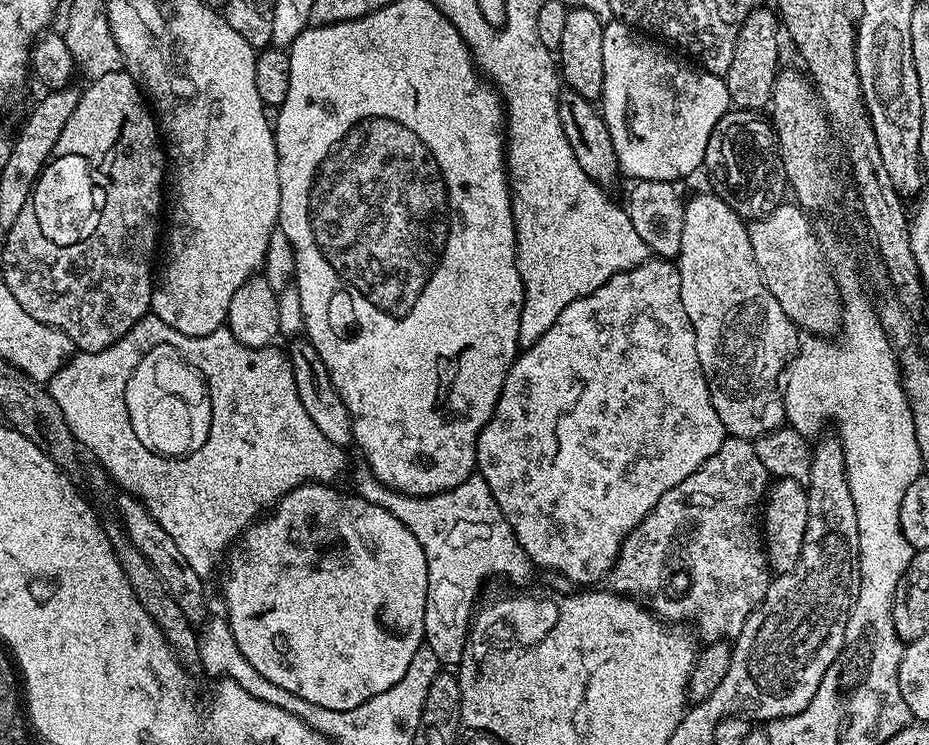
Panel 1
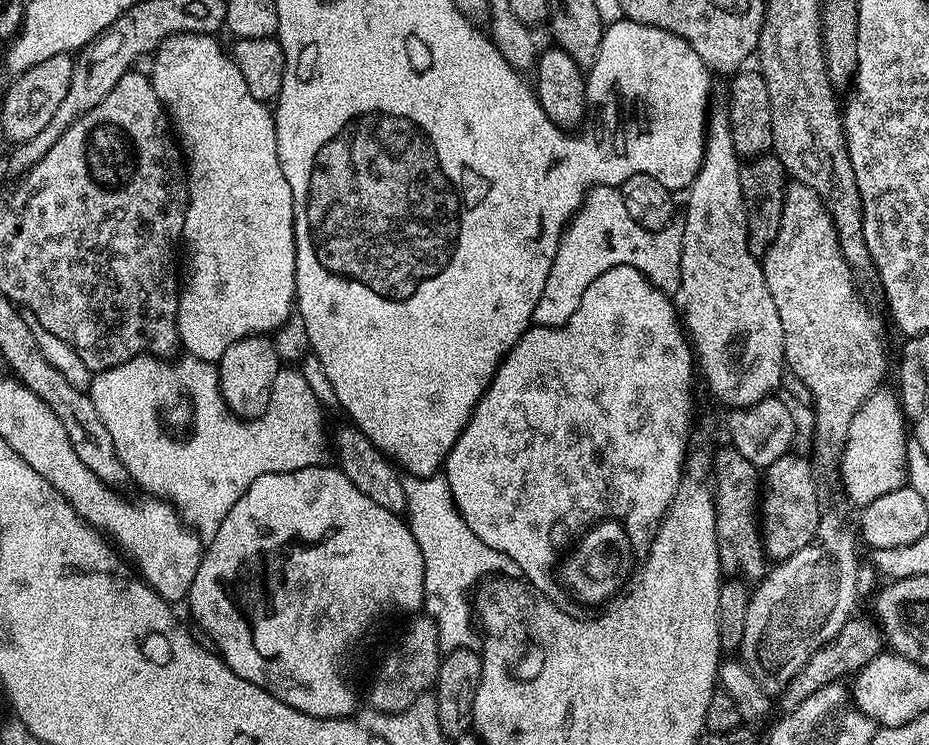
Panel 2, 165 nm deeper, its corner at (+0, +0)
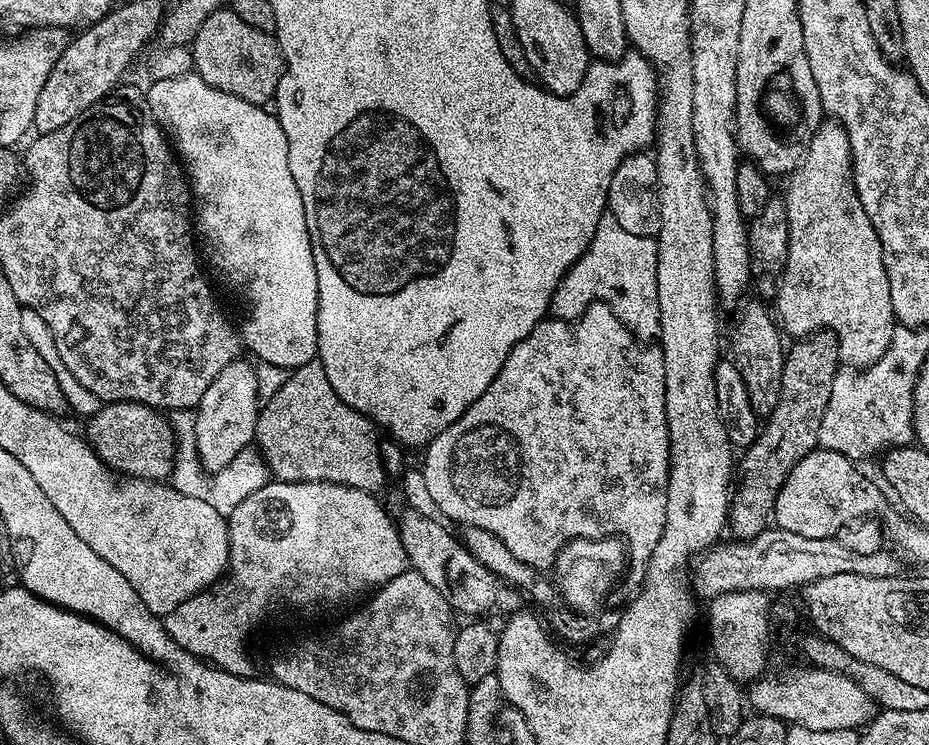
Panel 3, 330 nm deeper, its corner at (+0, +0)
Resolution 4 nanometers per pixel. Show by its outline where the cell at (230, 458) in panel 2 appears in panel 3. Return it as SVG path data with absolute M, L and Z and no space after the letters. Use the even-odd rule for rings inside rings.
M176 410L171 413L170 423L173 432L176 433L176 463L172 466L170 483L182 494L190 494L190 498L202 498L202 502L214 506L214 510L231 514L238 506L238 502L250 498L254 490L269 483L268 465L264 463L263 455L252 446L243 448L234 458L234 462L227 464L222 470L211 474L205 472L203 466L200 465L196 449L195 415L188 410Z

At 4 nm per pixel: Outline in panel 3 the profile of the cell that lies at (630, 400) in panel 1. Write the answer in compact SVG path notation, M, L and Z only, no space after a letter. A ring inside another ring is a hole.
M594 303L574 321L545 318L534 326L534 330L530 330L530 334L526 334L526 338L522 338L522 342L514 346L514 350L510 350L502 370L498 370L486 394L471 404L458 422L434 437L427 444L424 454L422 471L426 478L426 490L430 490L430 498L434 498L437 513L441 517L449 516L457 520L460 526L481 528L494 534L494 538L498 538L502 546L506 546L514 558L518 558L518 562L537 570L548 570L553 567L556 555L571 540L619 537L627 547L627 579L643 581L648 559L654 554L654 546L658 546L658 538L662 538L662 530L666 526L668 501L670 442L666 426L666 366L660 349L637 340L609 304Z

